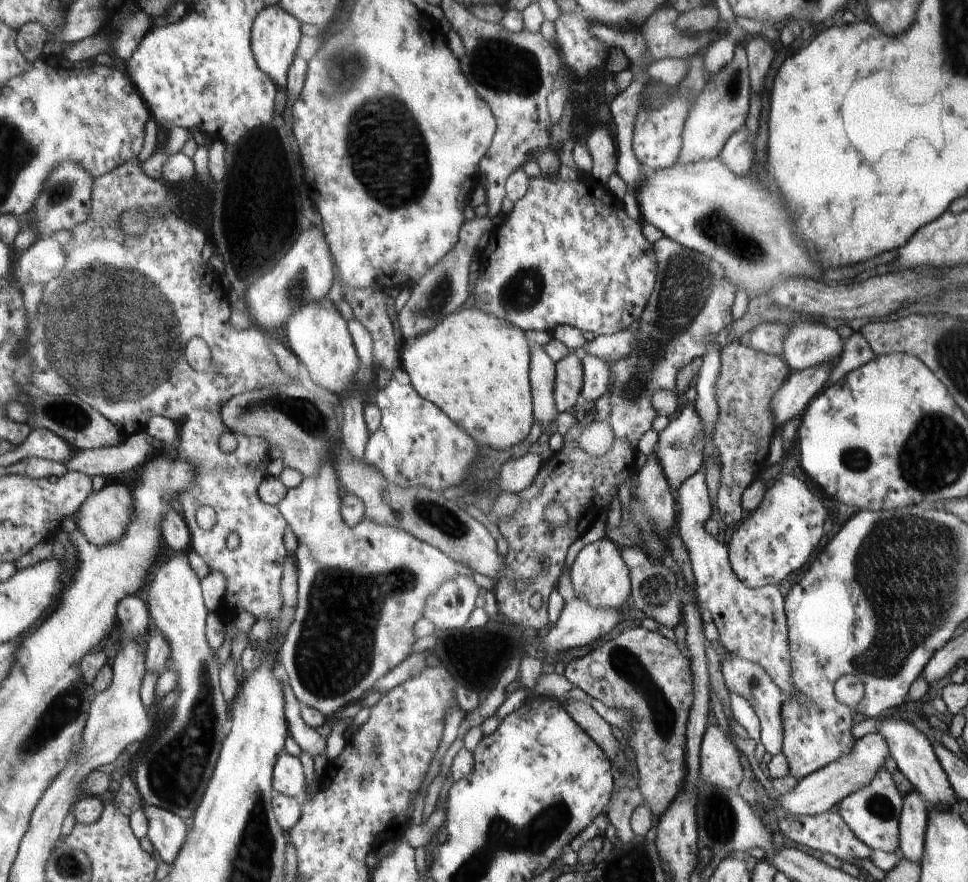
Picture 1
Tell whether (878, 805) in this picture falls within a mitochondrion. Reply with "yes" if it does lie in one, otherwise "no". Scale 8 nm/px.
yes

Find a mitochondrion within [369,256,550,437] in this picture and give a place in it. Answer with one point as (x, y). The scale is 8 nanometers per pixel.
(441, 290)

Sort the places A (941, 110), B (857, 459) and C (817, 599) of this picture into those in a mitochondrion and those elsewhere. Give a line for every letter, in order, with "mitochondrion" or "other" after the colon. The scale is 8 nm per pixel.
A: other
B: mitochondrion
C: other

